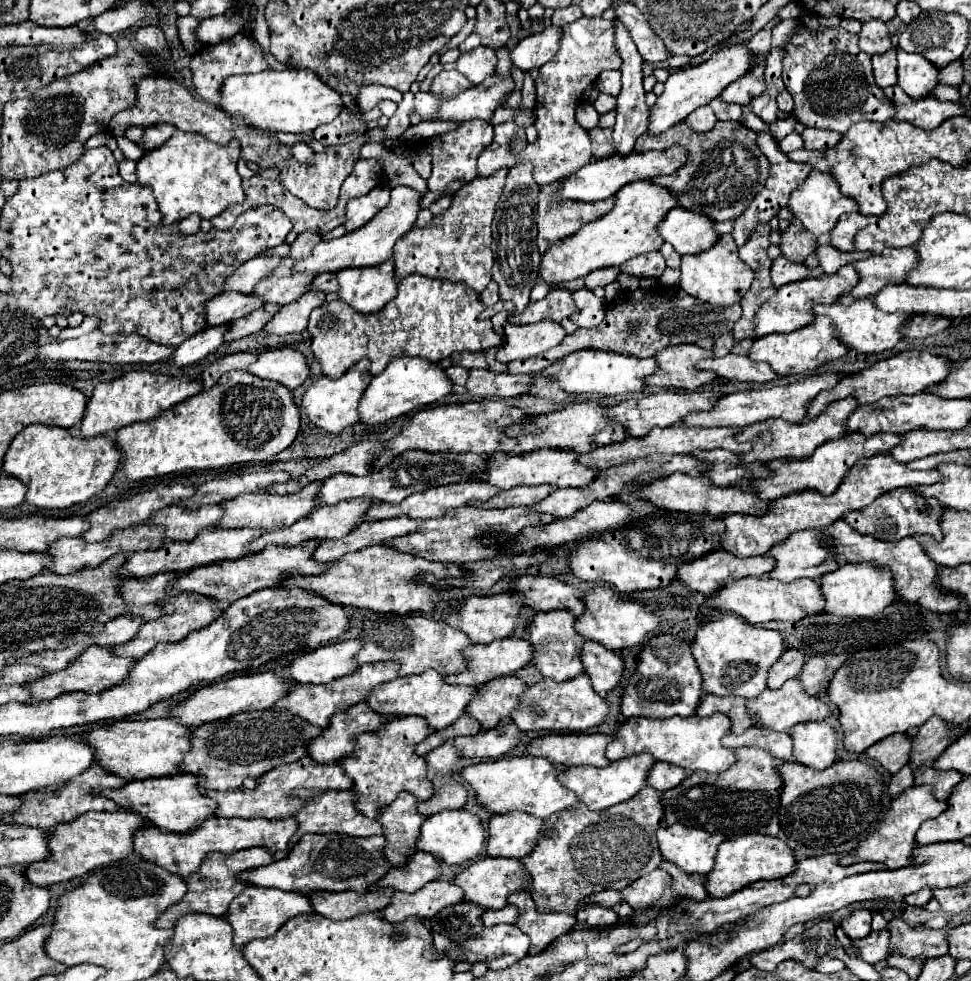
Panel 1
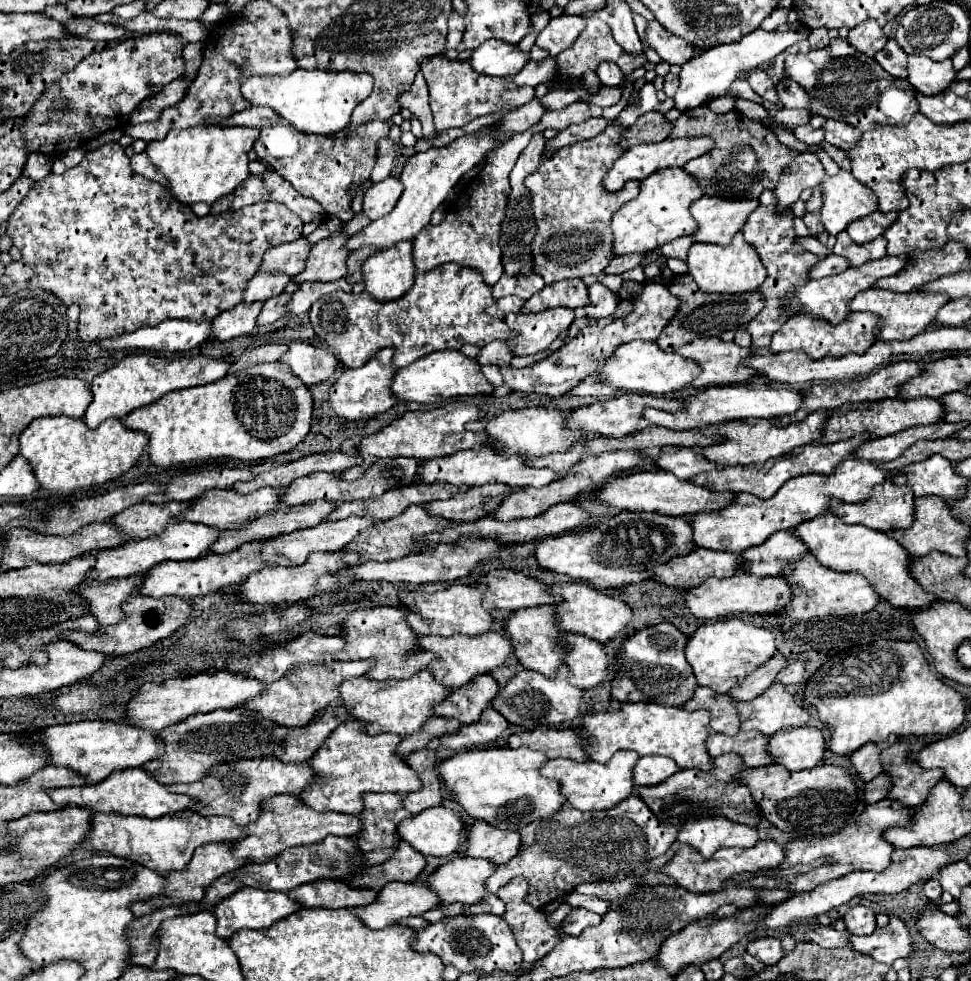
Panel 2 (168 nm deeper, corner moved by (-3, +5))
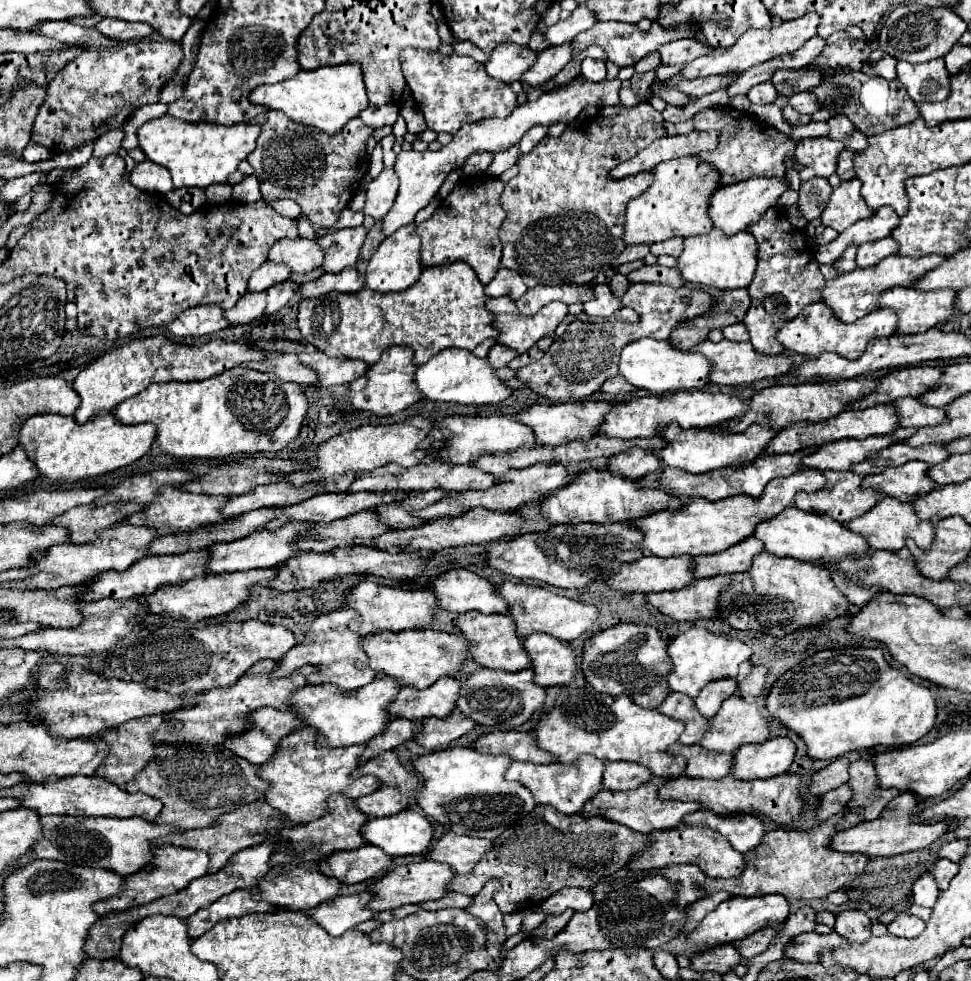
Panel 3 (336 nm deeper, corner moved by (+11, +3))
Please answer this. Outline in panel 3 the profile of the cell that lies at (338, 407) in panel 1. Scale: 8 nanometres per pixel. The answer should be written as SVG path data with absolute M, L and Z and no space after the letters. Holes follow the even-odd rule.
M387 347L381 359L375 365L371 365L361 379L349 383L349 403L357 411L367 411L377 417L399 413L421 399L413 383L413 373L415 373L413 351L409 351L407 347Z

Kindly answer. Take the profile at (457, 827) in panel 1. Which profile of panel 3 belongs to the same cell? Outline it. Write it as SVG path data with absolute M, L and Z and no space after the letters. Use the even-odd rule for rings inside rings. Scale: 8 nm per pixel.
M405 809L393 817L371 819L361 829L367 843L377 845L387 855L423 855L433 839L431 821L419 811Z

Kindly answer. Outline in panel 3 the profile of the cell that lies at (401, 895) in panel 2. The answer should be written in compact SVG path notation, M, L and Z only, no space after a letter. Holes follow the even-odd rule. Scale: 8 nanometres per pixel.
M361 891L361 893L347 895L347 897L335 897L329 903L321 903L313 907L313 911L309 913L317 919L321 927L325 927L329 935L339 937L345 931L355 929L355 925L369 921L379 913L379 911L367 909L371 899L373 899L373 893Z

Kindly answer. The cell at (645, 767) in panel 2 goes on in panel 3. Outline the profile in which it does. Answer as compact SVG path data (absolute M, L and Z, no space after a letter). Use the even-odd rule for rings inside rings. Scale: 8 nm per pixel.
M607 763L603 785L611 791L627 791L637 789L651 777L653 773L647 767L639 767L639 763Z

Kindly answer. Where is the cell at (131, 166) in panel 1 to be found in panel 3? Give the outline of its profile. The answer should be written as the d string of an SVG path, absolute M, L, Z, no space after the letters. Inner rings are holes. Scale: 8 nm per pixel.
M145 159L133 167L133 171L129 173L129 183L141 191L163 193L163 195L173 189L169 171L161 165L155 165L149 159Z

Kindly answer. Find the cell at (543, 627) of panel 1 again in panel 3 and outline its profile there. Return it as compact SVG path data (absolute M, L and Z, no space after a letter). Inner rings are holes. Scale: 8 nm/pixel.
M469 611L469 613L459 615L457 627L473 643L473 651L471 653L473 653L473 659L481 667L501 669L501 671L521 671L521 669L529 669L531 667L529 655L527 655L527 651L523 647L523 639L515 631L513 617L495 615L495 613L493 615L483 615L479 611Z

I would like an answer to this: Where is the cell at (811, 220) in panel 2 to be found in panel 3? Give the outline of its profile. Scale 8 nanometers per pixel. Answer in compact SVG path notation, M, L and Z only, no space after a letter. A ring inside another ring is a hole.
M811 177L809 181L801 183L799 203L797 203L801 215L807 221L817 219L823 209L821 205L825 205L829 201L829 195L831 195L831 185L823 177Z

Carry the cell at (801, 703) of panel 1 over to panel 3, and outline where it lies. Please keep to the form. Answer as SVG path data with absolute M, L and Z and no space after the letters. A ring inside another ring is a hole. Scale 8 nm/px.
M731 695L711 719L711 729L701 745L709 747L709 751L733 753L745 743L765 743L769 731L769 717L755 703L741 699L741 695Z

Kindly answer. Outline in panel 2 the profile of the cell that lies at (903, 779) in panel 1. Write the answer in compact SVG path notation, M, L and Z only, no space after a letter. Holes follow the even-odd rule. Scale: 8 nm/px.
M887 775L875 777L873 781L865 783L865 789L863 789L863 801L869 805L869 803L877 803L877 801L885 799L887 793L889 793L889 787L891 787L891 781L889 781Z

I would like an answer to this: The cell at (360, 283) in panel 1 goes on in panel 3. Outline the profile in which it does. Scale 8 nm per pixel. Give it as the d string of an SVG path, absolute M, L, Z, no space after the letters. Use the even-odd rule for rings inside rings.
M415 223L401 227L401 231L395 231L391 237L387 237L375 251L375 255L369 259L365 283L369 289L379 293L397 293L405 291L415 283L415 279L421 275L421 263L419 263L419 237L415 233Z

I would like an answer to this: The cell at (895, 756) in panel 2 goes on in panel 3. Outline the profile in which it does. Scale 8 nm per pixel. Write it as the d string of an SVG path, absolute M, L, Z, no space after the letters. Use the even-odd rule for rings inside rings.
M859 759L853 761L849 765L849 785L853 789L853 799L849 801L849 809L861 807L863 813L855 815L849 813L845 815L837 829L849 829L853 825L859 825L861 821L873 821L881 814L881 811L889 805L889 801L893 801L897 795L901 795L901 791L897 789L883 789L877 783L877 773L871 761L867 759Z

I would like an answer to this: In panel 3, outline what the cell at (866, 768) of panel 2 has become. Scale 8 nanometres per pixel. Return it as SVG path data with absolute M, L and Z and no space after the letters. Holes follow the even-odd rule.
M839 757L813 777L811 791L815 795L825 795L827 791L833 791L833 789L845 785L847 781L849 781L849 759Z

